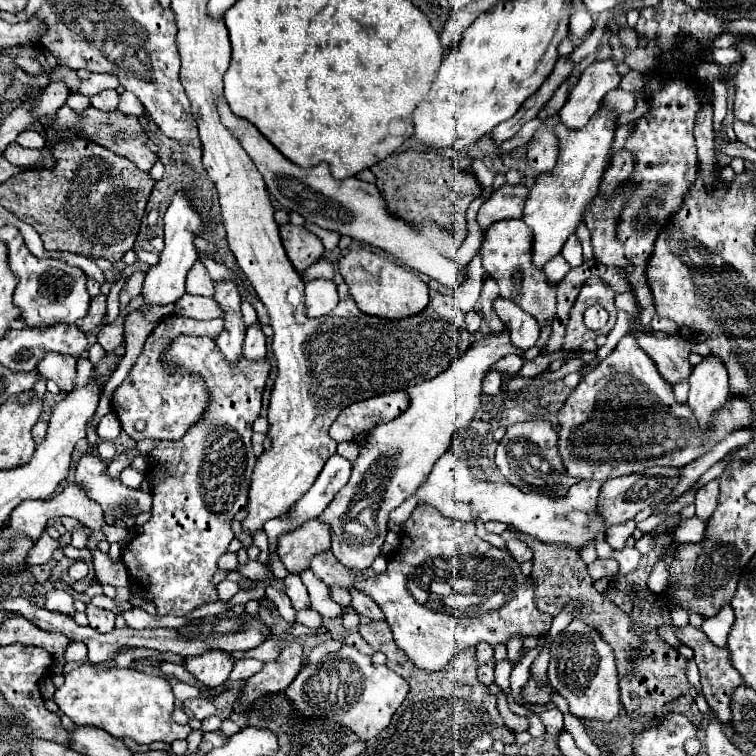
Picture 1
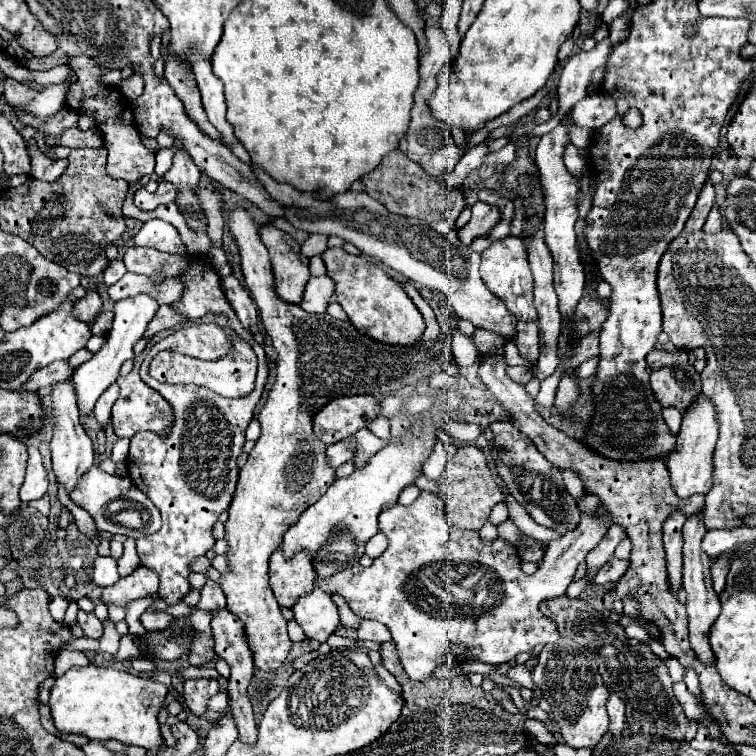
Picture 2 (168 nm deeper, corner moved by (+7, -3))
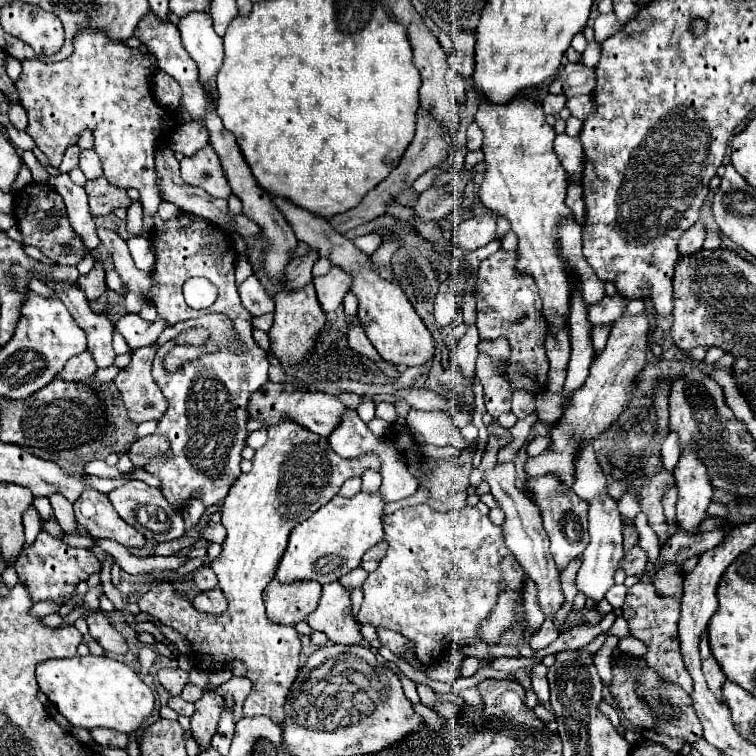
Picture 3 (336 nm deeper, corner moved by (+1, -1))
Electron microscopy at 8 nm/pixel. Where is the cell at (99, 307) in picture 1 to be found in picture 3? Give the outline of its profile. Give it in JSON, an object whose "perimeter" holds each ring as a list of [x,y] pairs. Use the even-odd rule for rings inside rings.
{"perimeter":[[[95,262],[93,270],[91,270],[89,274],[79,276],[77,284],[79,284],[79,288],[85,292],[87,300],[95,300],[95,298],[99,298],[99,296],[107,290],[107,284],[105,284],[105,270],[103,270],[103,266],[101,266],[99,262]]]}

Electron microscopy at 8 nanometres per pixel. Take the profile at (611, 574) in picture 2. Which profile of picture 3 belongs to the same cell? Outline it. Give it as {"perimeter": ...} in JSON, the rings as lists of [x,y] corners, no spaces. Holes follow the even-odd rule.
{"perimeter":[[[635,546],[635,550],[627,550],[623,560],[621,560],[621,568],[625,570],[627,576],[635,576],[635,574],[643,574],[647,568],[647,552],[641,550],[639,546]]]}

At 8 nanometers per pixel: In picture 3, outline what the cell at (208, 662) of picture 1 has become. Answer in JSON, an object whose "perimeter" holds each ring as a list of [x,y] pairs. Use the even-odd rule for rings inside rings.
{"perimeter":[[[207,690],[205,696],[195,702],[195,714],[191,716],[191,734],[201,750],[211,748],[211,738],[217,732],[221,712],[223,696],[217,692]]]}

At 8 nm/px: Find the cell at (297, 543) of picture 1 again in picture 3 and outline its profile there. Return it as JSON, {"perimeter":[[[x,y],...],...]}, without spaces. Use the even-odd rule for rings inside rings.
{"perimeter":[[[271,580],[265,588],[263,600],[267,606],[267,618],[275,624],[295,626],[303,622],[319,606],[321,584],[317,582],[295,582],[281,586]]]}

